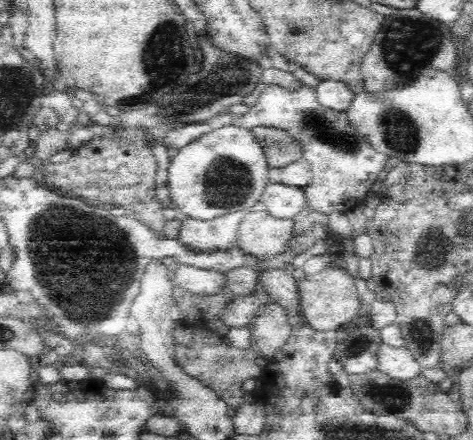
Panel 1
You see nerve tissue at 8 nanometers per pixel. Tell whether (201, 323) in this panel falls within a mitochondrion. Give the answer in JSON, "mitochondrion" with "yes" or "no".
{"mitochondrion":"no"}

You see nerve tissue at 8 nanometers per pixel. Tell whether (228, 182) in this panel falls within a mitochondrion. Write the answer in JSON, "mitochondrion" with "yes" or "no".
{"mitochondrion":"yes"}

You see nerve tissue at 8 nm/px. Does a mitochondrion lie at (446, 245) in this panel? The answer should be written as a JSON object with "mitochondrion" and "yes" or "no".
{"mitochondrion":"yes"}

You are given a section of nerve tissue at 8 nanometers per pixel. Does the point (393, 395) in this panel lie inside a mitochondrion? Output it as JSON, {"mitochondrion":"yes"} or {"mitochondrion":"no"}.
{"mitochondrion":"yes"}

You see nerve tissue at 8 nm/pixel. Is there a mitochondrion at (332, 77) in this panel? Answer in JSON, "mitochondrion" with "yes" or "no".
{"mitochondrion":"no"}

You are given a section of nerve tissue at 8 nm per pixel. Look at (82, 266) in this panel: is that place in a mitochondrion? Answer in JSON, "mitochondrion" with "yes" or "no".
{"mitochondrion":"yes"}

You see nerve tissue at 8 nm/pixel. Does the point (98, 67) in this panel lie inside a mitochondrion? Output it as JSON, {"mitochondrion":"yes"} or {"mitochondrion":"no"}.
{"mitochondrion":"no"}

